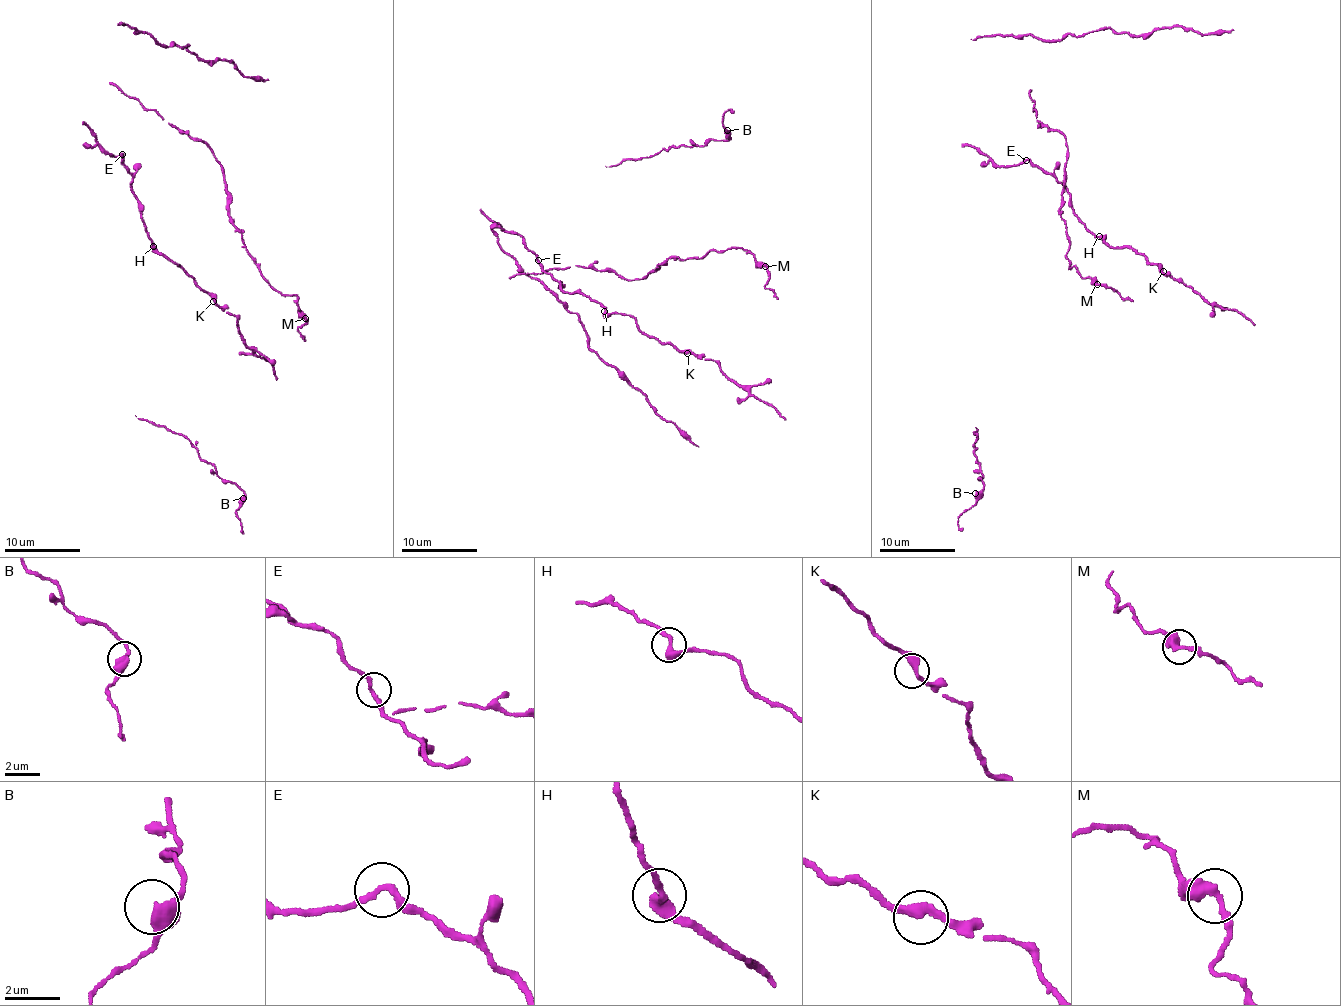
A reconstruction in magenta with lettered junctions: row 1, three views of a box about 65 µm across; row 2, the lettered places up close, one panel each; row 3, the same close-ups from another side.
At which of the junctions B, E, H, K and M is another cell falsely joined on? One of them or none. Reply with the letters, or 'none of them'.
none of them

